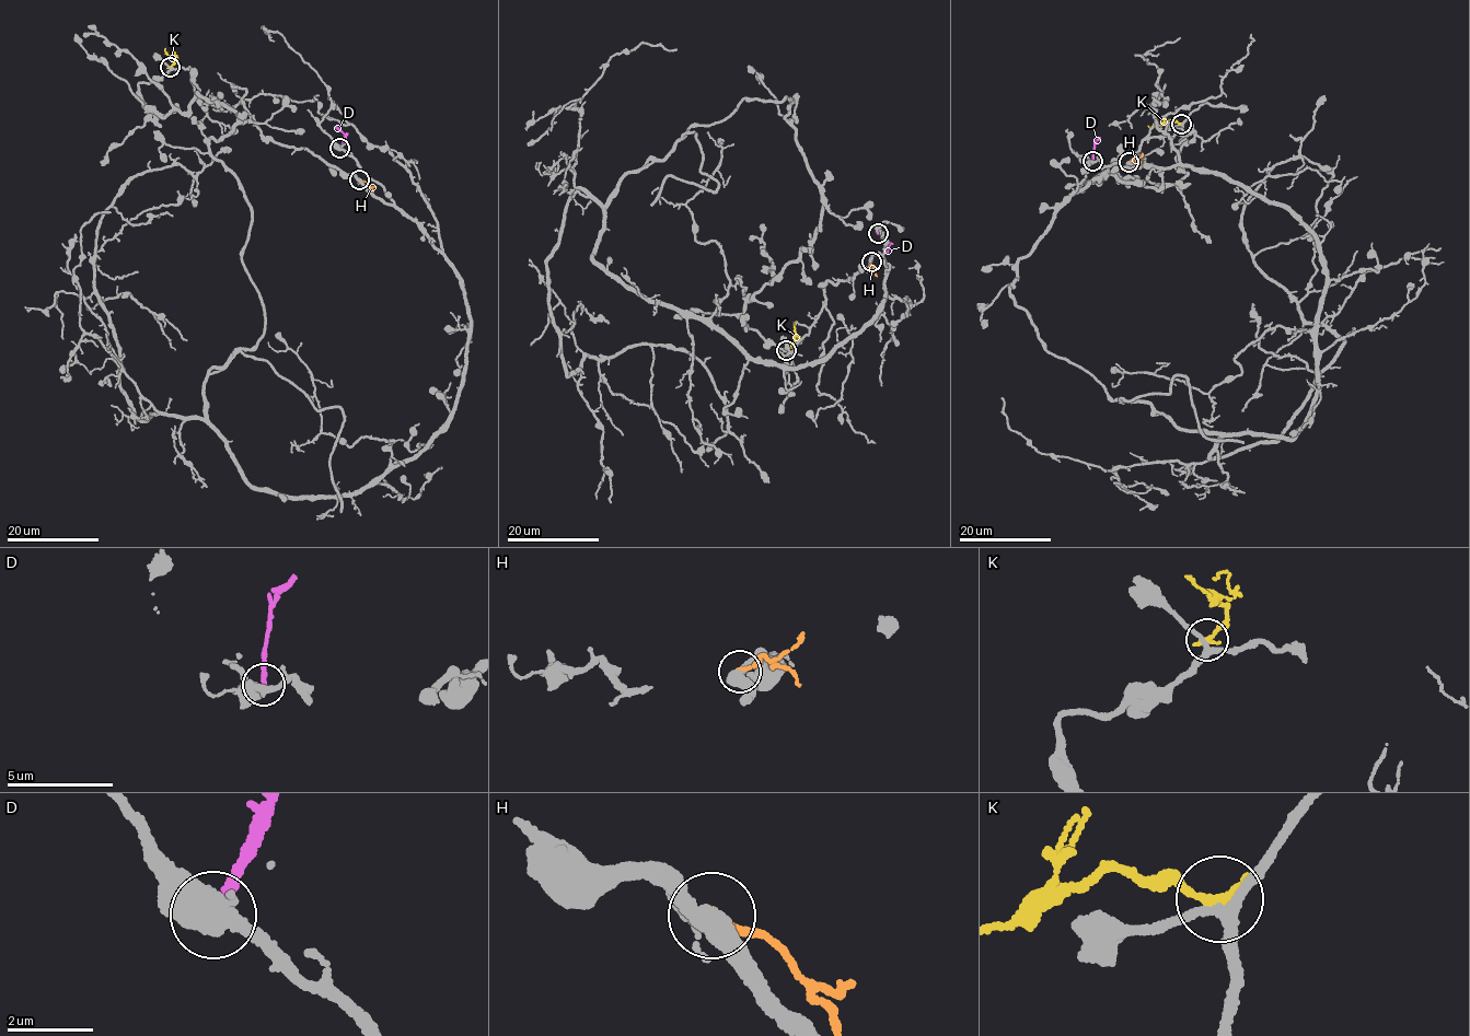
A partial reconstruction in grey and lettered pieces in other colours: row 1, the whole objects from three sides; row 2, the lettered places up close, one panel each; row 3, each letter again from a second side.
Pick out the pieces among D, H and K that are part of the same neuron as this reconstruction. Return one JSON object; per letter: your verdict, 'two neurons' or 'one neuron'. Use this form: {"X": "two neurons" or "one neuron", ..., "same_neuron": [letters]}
{"D": "two neurons", "H": "two neurons", "K": "two neurons", "same_neuron": []}

